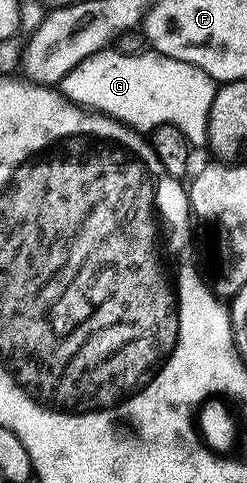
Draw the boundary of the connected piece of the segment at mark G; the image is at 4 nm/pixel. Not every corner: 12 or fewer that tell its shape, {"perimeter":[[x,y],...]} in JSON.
{"perimeter":[[156,51],[91,54],[65,101],[206,144],[215,92]]}

